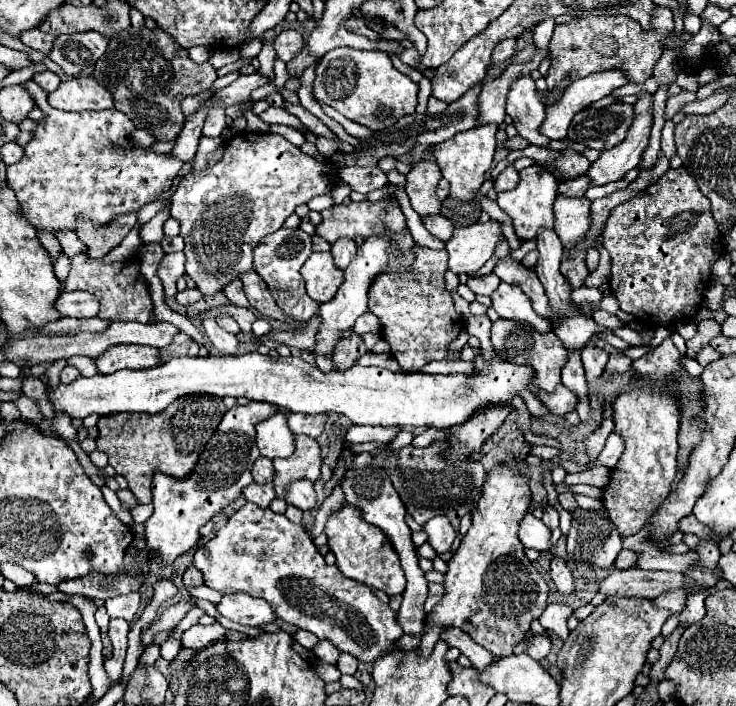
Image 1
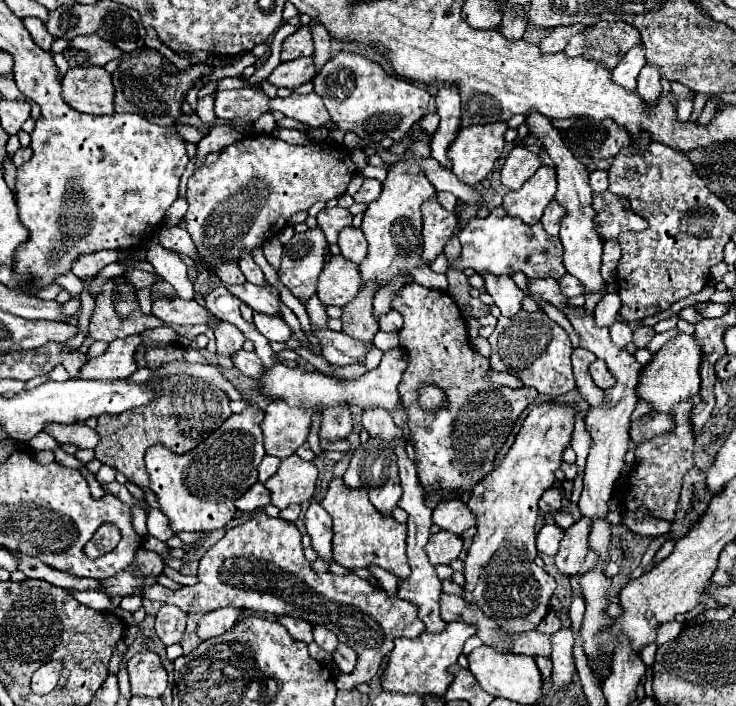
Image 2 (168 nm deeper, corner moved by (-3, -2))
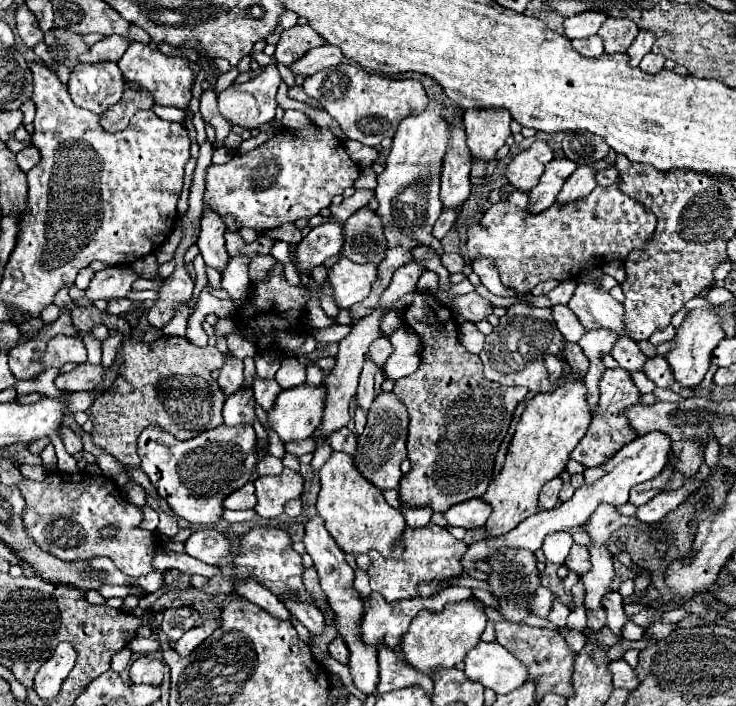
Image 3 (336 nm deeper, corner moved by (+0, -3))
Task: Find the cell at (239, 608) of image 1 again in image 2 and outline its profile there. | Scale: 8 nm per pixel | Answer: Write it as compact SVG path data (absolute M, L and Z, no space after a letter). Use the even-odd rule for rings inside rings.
M235 605L205 613L197 625L197 635L201 639L211 639L211 637L223 635L225 631L229 631L239 621L239 617L243 617L243 609L235 607Z

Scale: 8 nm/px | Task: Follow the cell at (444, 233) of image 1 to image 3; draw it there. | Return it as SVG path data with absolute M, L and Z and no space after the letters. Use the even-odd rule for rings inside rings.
M442 254L442 264L448 272L462 272L464 268L464 260L460 254Z

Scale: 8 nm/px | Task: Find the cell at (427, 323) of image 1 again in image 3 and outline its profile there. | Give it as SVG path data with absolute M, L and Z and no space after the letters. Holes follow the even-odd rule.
M416 292L404 322L422 340L422 360L414 374L396 382L394 390L410 414L408 460L412 470L402 476L398 494L408 508L444 512L454 504L480 498L490 480L494 458L506 436L516 404L528 394L522 386L502 386L482 376L482 364L458 340L454 314L432 294Z

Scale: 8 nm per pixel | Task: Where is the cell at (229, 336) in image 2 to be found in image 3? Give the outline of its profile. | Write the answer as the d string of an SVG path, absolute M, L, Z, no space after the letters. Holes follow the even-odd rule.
M226 354L226 358L228 358L228 362L220 370L220 376L218 376L216 382L218 382L220 390L224 392L224 396L228 398L228 396L236 394L242 388L242 380L244 380L242 370L244 370L244 366L242 366L242 360L234 358L232 354Z

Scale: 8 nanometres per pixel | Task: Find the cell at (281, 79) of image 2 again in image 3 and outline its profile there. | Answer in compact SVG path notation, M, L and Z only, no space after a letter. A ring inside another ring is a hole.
M324 44L320 48L312 48L304 58L300 58L296 64L292 64L290 68L294 70L294 74L304 74L304 76L312 76L320 70L326 68L334 68L338 64L342 64L346 58L342 54L342 50L338 46L332 44Z

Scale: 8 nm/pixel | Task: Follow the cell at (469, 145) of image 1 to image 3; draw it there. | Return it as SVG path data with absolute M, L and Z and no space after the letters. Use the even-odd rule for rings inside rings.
M474 108L464 112L468 148L476 158L494 158L510 136L512 116L506 108Z

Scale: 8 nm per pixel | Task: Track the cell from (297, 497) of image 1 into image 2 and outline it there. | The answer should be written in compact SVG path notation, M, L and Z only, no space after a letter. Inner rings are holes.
M311 503L305 513L305 527L311 535L311 547L319 553L319 557L331 559L331 517L319 503Z

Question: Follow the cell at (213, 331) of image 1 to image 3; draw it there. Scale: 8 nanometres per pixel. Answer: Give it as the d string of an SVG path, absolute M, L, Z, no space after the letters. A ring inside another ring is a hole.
M256 376L254 398L256 398L256 402L258 402L260 408L264 408L266 412L270 412L280 392L282 392L282 388L278 386L276 380L260 380L260 378Z

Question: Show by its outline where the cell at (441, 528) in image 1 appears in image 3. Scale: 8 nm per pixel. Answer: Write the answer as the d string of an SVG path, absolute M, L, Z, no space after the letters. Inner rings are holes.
M480 498L466 500L464 504L452 506L448 512L444 512L450 526L462 526L462 528L482 528L492 514L492 508L484 504Z

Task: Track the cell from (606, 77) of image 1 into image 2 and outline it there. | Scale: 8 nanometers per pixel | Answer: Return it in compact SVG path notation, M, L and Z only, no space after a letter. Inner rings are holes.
M643 45L633 47L631 51L627 51L627 55L621 59L621 63L613 69L613 81L627 91L635 91L637 75L639 75L643 65L645 65Z

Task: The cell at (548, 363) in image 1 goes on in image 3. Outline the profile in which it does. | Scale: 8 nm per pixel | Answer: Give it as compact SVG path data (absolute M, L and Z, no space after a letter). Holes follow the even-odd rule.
M516 302L500 318L500 324L486 336L480 360L484 364L484 378L502 386L526 386L530 392L546 392L552 388L544 368L546 354L562 354L562 334L552 318L552 308L534 308L526 302Z

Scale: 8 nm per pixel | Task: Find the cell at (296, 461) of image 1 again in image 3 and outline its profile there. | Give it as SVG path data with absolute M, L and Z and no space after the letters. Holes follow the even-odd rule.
M288 468L278 476L260 476L254 486L258 500L254 512L262 518L278 518L284 512L284 504L290 498L300 498L304 492L302 476Z

